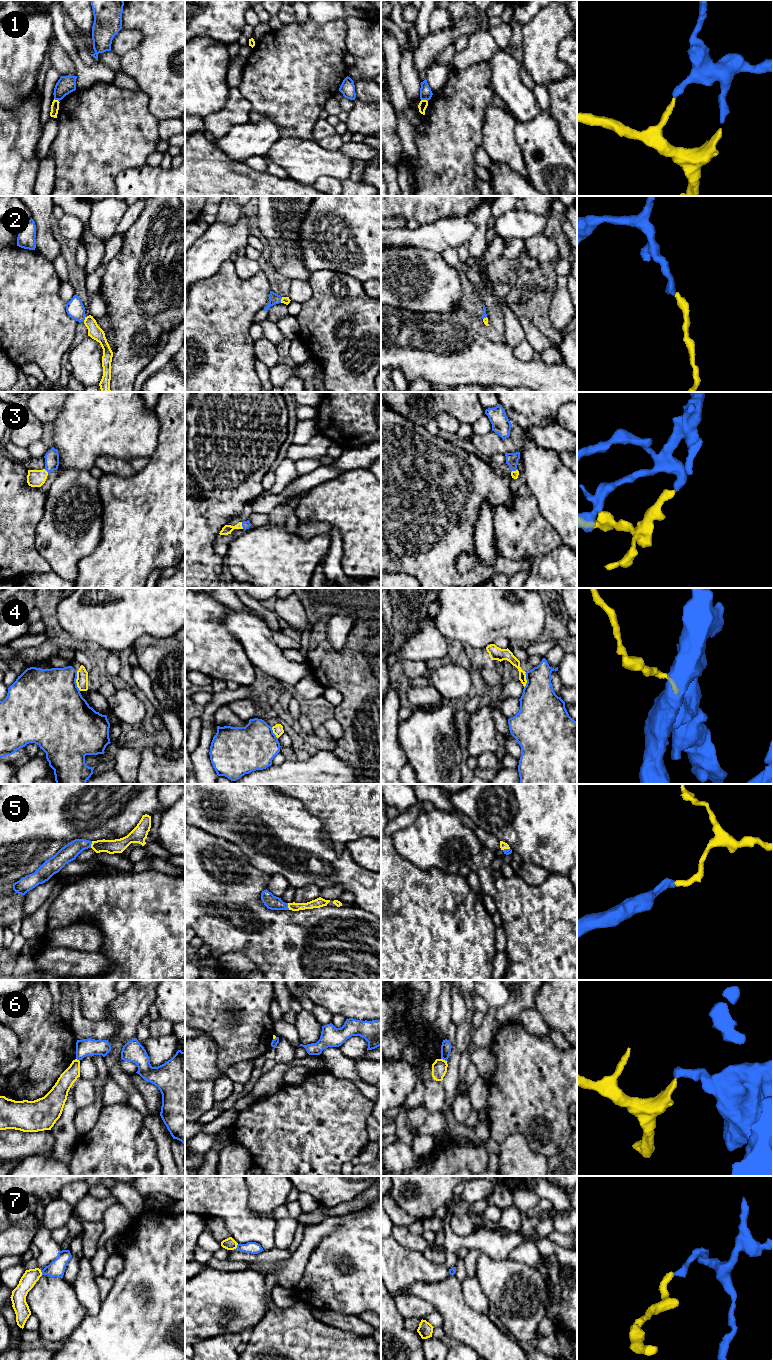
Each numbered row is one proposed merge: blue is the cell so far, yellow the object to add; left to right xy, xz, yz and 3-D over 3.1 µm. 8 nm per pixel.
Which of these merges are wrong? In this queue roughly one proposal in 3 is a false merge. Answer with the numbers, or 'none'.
1, 6, 7

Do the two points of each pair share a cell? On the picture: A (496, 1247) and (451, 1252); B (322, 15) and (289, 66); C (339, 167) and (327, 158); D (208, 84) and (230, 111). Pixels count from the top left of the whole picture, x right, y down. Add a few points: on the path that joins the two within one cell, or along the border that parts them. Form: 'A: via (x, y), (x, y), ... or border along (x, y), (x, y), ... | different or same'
A: via (485, 1242), (461, 1242) | same
B: border along (309, 18), (318, 23), (340, 20) | different
C: via (336, 165), (330, 161) | same
D: border along (225, 103), (221, 109) | different

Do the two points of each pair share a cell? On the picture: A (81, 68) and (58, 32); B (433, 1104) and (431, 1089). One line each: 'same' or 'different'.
A: same
B: same

